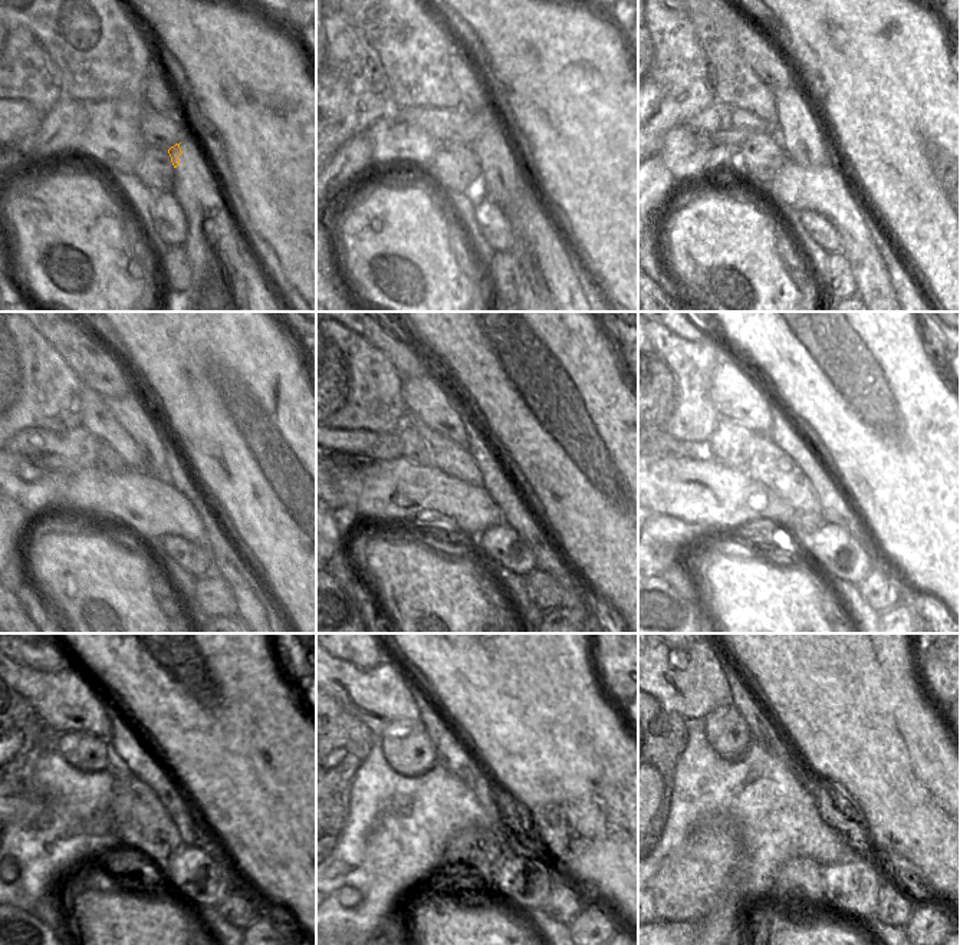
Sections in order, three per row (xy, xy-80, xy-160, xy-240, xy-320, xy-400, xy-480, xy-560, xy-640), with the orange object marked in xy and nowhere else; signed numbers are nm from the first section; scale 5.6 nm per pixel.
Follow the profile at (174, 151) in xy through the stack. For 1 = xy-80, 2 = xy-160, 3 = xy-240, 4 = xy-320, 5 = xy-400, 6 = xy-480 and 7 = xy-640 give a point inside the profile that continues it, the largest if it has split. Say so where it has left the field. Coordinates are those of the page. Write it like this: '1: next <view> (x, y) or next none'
1: next xy-80 (487, 145)
2: next xy-160 (801, 134)
3: next xy-240 (137, 417)
4: next xy-320 (434, 404)
5: next xy-400 (737, 395)
6: next xy-480 (65, 701)
7: next xy-640 (690, 681)

